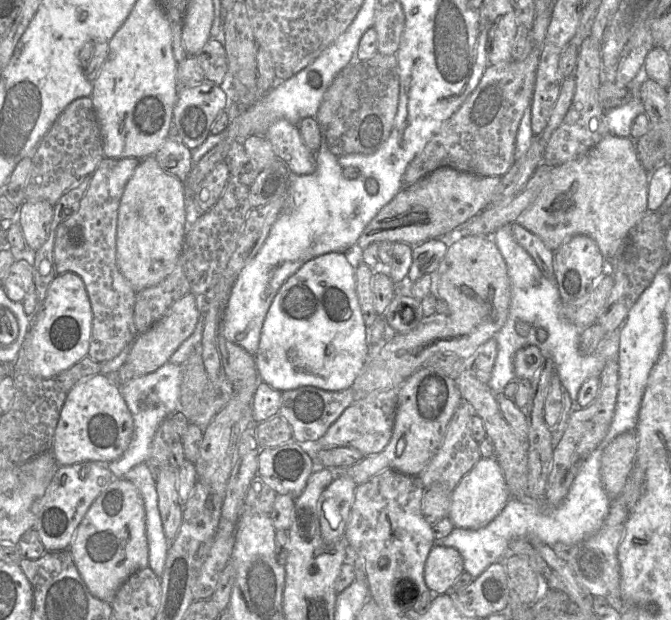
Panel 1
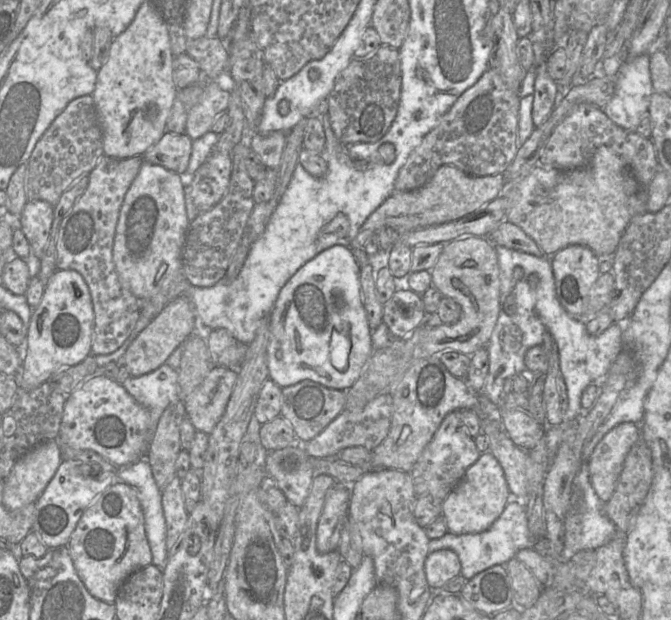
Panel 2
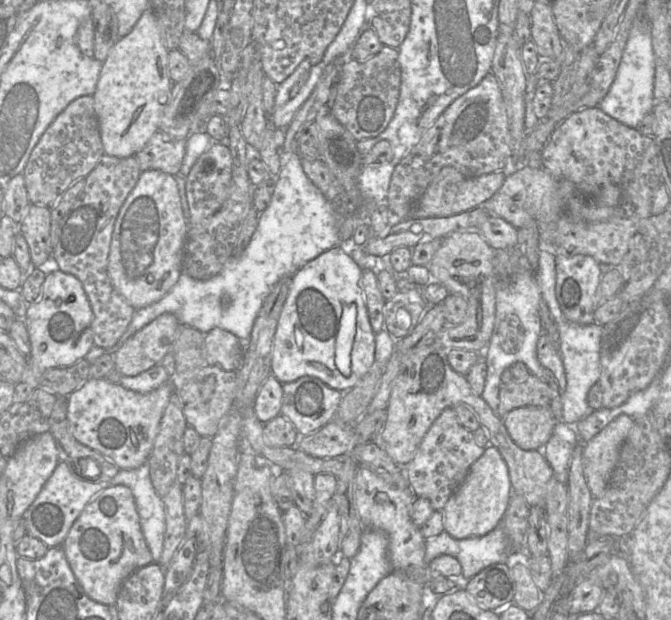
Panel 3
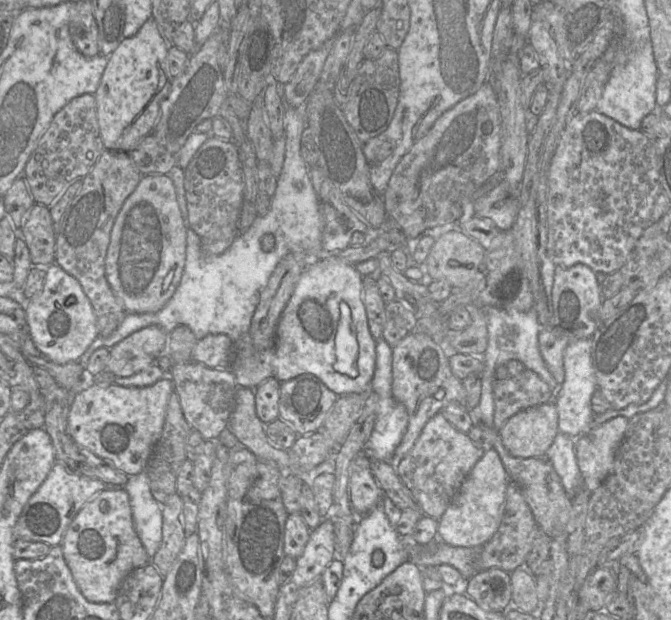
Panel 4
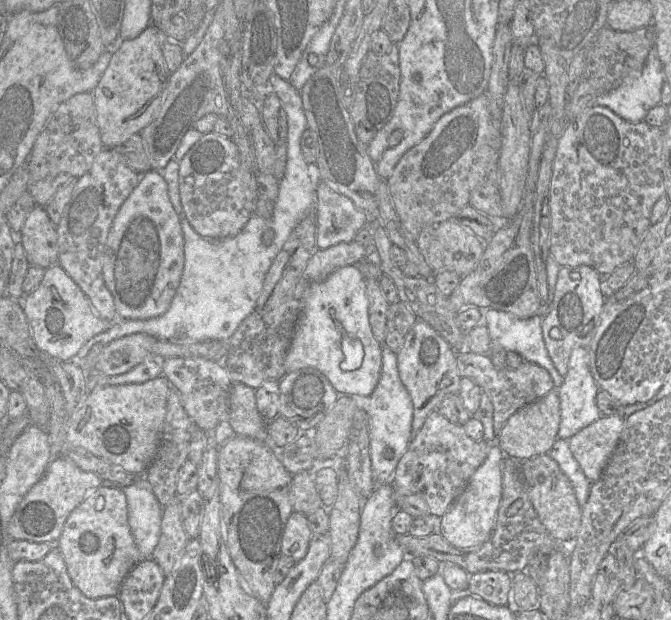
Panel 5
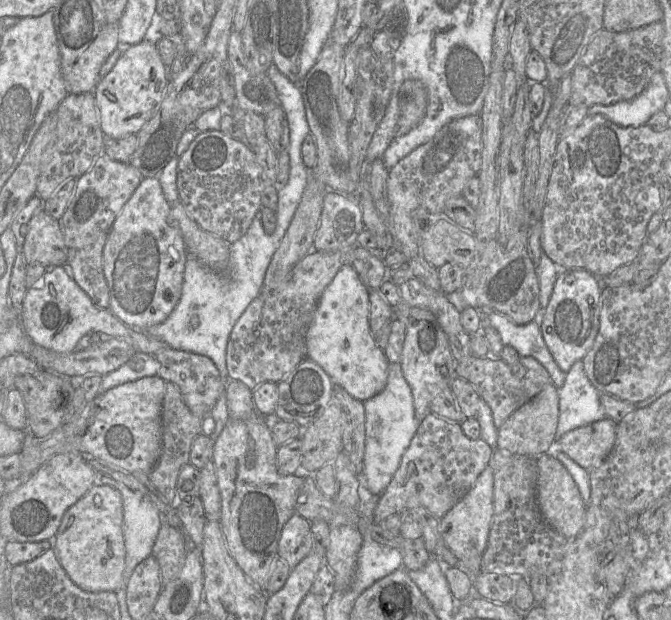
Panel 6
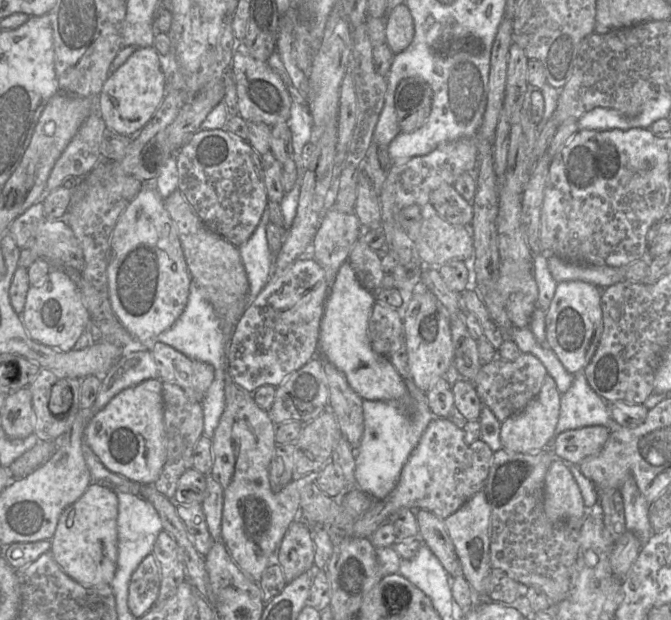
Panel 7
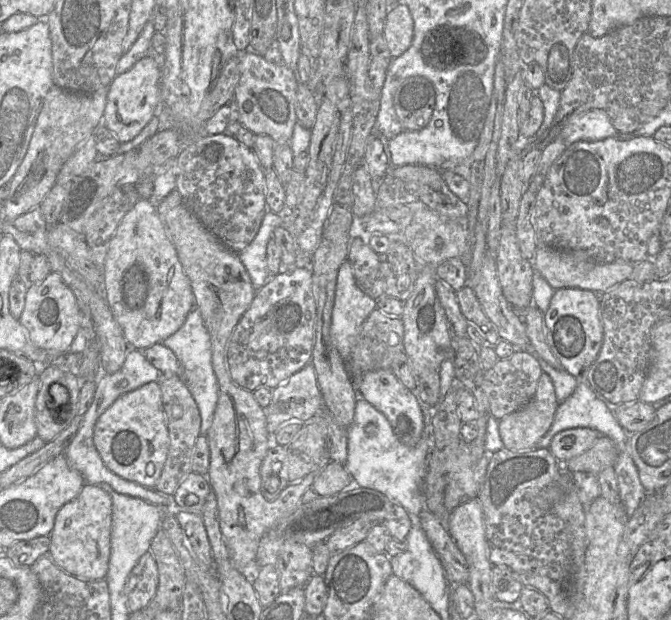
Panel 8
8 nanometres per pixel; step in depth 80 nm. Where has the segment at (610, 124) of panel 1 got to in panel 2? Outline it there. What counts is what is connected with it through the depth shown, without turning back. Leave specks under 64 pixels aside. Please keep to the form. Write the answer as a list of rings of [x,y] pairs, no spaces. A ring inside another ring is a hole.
[[[650,52],[627,59],[615,80],[613,98],[601,108],[616,125],[635,131],[647,113],[654,92],[649,68]]]

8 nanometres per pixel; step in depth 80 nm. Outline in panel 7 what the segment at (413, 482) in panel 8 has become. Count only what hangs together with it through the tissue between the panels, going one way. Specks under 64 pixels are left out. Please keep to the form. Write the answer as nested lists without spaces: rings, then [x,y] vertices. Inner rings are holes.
[[[411,378],[404,379],[410,397],[410,413],[402,412],[391,402],[363,400],[364,432],[355,449],[355,484],[375,500],[385,498],[398,483],[401,470],[419,443],[432,415],[426,393],[415,386]]]

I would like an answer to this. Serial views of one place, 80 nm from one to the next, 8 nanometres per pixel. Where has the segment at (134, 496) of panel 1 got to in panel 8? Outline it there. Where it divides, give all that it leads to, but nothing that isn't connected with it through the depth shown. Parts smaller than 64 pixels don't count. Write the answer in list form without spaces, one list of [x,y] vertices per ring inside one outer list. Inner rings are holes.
[[[86,483],[79,494],[74,499],[64,504],[57,512],[53,529],[49,535],[51,545],[48,554],[58,567],[79,580],[105,579],[110,558],[111,527],[111,495],[100,485]]]

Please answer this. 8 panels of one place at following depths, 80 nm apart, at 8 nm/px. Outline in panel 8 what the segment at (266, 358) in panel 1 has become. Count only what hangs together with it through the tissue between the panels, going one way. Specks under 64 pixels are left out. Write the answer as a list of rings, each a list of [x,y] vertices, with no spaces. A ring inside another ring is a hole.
[[[345,260],[338,272],[330,328],[332,342],[345,364],[363,322],[376,308],[376,300],[358,286],[350,262]],[[379,369],[365,373],[358,388],[358,396],[385,415],[402,444],[408,447],[417,445],[424,430],[424,416],[418,397],[415,392],[402,384],[391,369]]]

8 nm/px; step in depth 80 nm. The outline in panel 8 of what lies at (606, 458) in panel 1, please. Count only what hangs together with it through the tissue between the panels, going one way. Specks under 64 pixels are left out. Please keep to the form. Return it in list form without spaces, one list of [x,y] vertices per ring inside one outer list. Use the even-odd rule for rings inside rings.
[[[591,428],[566,429],[553,437],[549,450],[559,462],[567,462],[591,448],[599,437]]]

